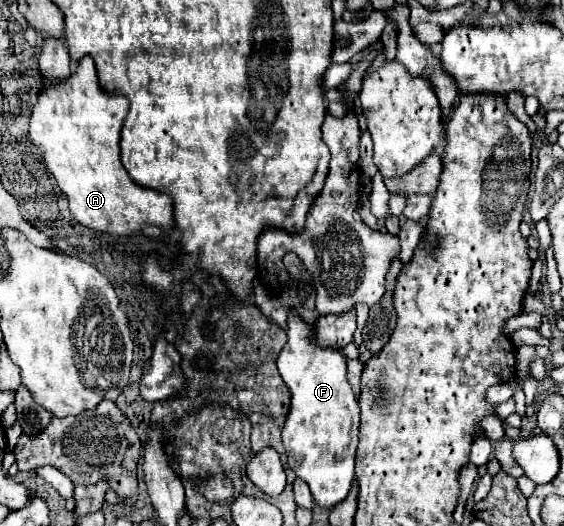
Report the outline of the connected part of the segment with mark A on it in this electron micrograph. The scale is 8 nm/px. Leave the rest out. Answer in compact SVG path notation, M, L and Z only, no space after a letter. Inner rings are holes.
M89 56L75 66L73 76L67 80L57 84L43 80L43 84L45 90L33 106L29 138L43 152L47 170L69 198L71 216L85 228L115 234L117 238L131 238L145 226L155 226L167 236L175 226L171 196L135 184L121 164L119 140L129 100L123 94L107 92L99 84Z

